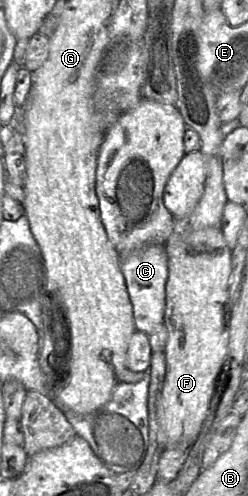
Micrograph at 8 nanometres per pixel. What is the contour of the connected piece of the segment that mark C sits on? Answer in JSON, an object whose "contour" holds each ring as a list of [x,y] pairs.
{"contour":[[[149,244],[121,259],[121,270],[133,307],[135,329],[151,335],[164,324],[168,257],[165,245]]]}

